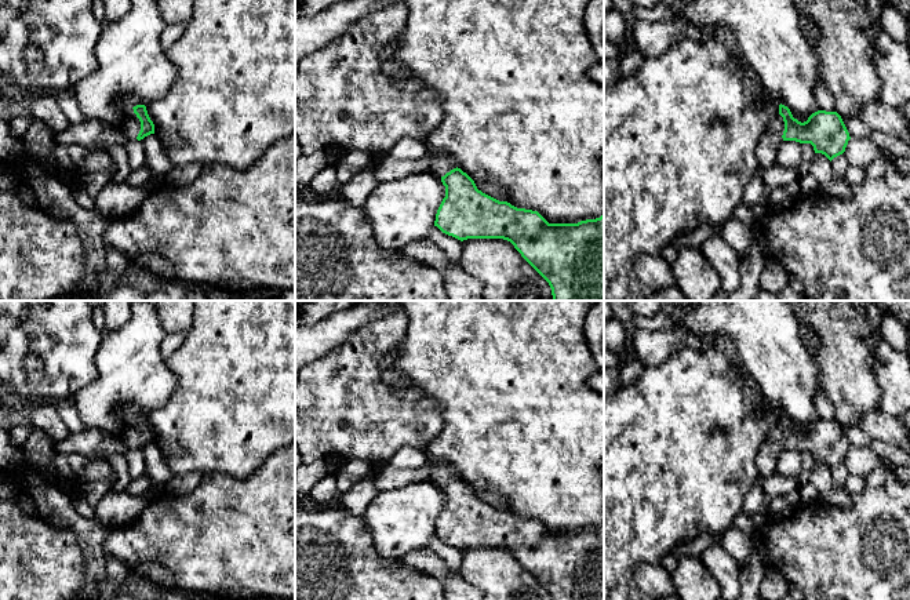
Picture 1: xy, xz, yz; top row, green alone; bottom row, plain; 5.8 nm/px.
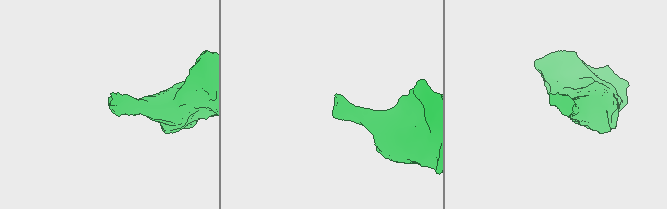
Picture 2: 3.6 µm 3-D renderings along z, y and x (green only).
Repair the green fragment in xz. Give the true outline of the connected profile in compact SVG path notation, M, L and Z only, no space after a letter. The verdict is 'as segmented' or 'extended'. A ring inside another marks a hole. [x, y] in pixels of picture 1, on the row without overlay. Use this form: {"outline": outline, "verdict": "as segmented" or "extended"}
{"outline": "M445 463L433 466L432 481L445 495L434 535L461 550L467 548L503 548L549 592L552 600L604 600L604 521L600 527L578 532L549 532L538 520L517 517L477 498L474 490Z", "verdict": "extended"}

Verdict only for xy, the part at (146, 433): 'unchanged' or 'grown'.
grown

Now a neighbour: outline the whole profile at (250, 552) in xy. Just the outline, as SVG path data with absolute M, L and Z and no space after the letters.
M295 443L277 450L248 477L210 472L186 495L152 495L139 519L128 526L110 528L103 552L106 559L120 560L136 575L164 590L228 600L295 597Z

